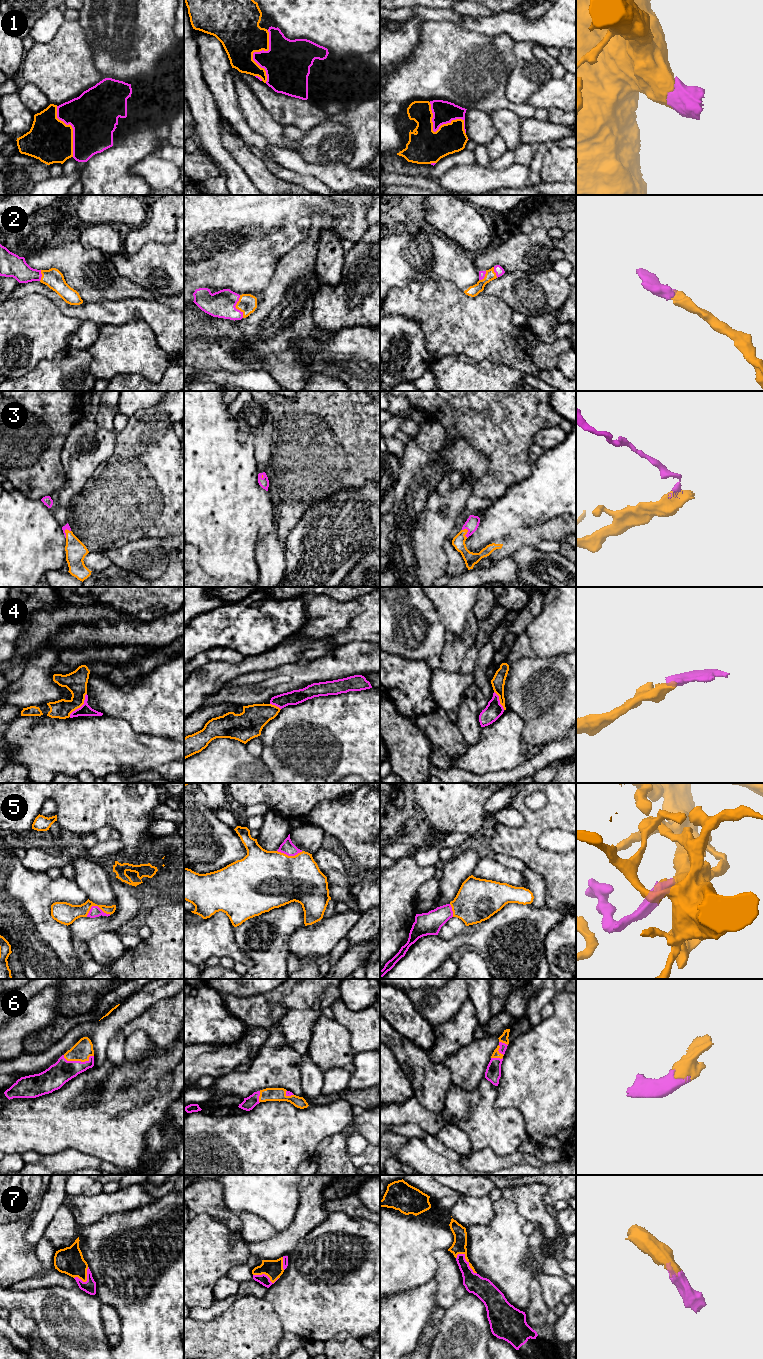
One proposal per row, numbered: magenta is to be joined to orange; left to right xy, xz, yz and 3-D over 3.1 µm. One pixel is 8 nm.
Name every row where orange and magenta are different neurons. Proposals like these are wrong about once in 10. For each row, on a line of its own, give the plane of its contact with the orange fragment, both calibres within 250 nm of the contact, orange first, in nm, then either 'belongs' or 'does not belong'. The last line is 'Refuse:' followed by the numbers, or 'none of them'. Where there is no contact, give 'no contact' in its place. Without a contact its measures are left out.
1: yz | 280/180 nm | belongs
2: xz | 150/220 nm | belongs
3: yz | 110/110 nm | belongs
4: xy | 180/100 nm | belongs
5: xy | 170/90 nm | belongs
6: xy | 160/190 nm | belongs
7: yz | 110/160 nm | belongs
Refuse: none of them

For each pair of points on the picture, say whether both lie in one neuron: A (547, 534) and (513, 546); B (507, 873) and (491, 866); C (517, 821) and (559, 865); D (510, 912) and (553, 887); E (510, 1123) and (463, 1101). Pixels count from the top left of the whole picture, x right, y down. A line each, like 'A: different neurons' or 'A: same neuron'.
A: same neuron
B: same neuron
C: different neurons
D: different neurons
E: same neuron

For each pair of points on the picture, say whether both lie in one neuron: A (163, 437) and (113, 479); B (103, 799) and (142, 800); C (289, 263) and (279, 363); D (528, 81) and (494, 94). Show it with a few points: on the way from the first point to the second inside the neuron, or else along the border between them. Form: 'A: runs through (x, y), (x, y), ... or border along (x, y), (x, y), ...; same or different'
A: runs through (151, 449), (125, 475); same
B: runs through (113, 799), (132, 799); same
C: runs through (284, 288), (282, 308), (278, 313), (277, 338); same
D: border along (507, 77), (506, 97), (512, 102), (524, 102); different

